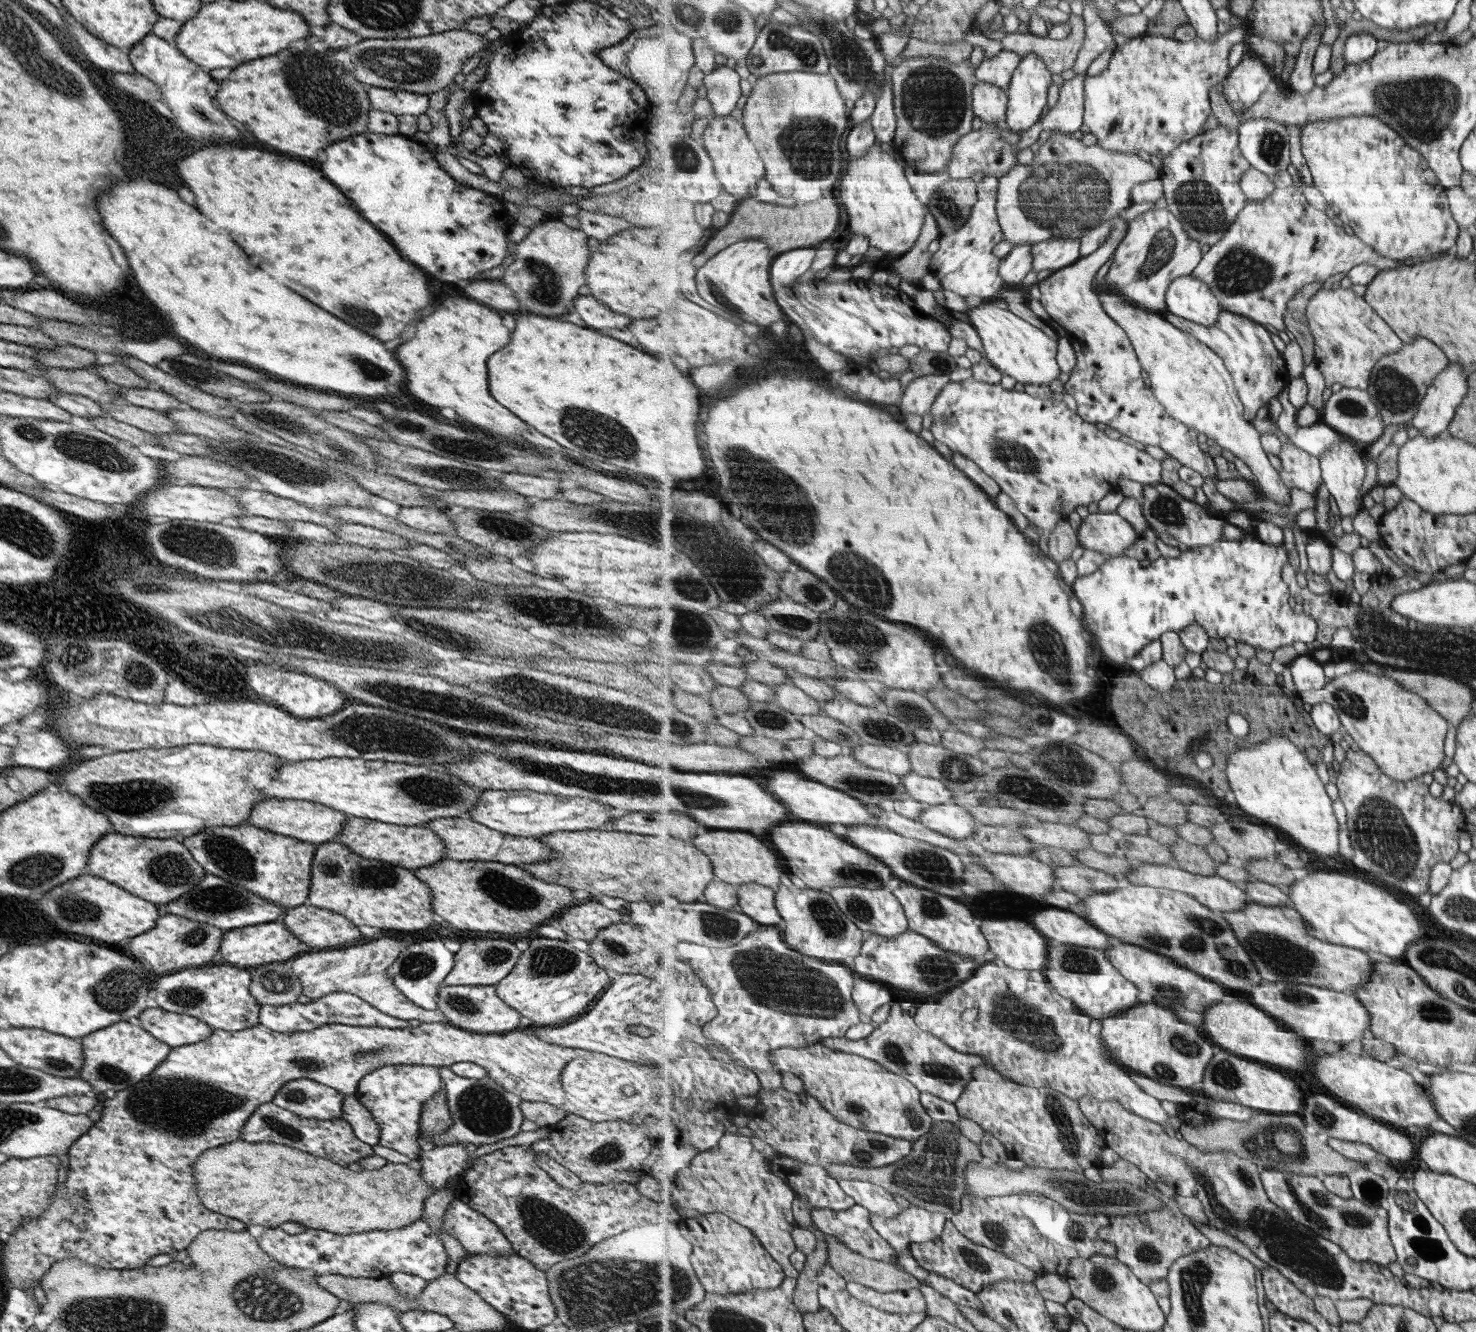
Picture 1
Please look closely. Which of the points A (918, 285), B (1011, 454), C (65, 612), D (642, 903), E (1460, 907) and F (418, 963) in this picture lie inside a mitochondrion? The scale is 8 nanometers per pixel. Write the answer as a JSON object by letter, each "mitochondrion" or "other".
{"A":"other","B":"mitochondrion","C":"other","D":"other","E":"mitochondrion","F":"mitochondrion"}

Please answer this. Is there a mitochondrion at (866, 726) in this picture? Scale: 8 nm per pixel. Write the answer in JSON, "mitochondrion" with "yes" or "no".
{"mitochondrion":"yes"}

